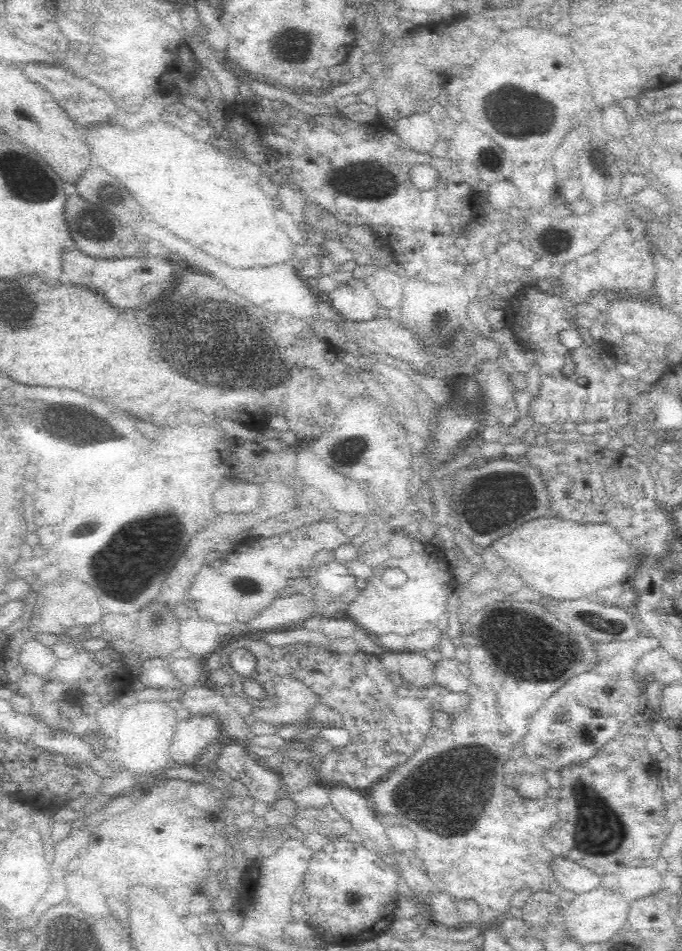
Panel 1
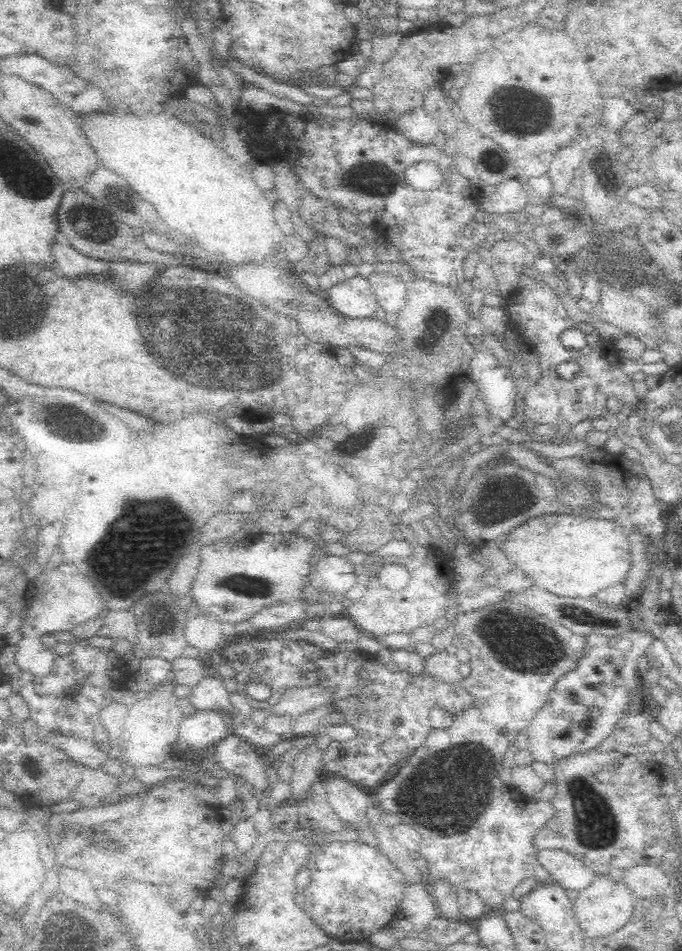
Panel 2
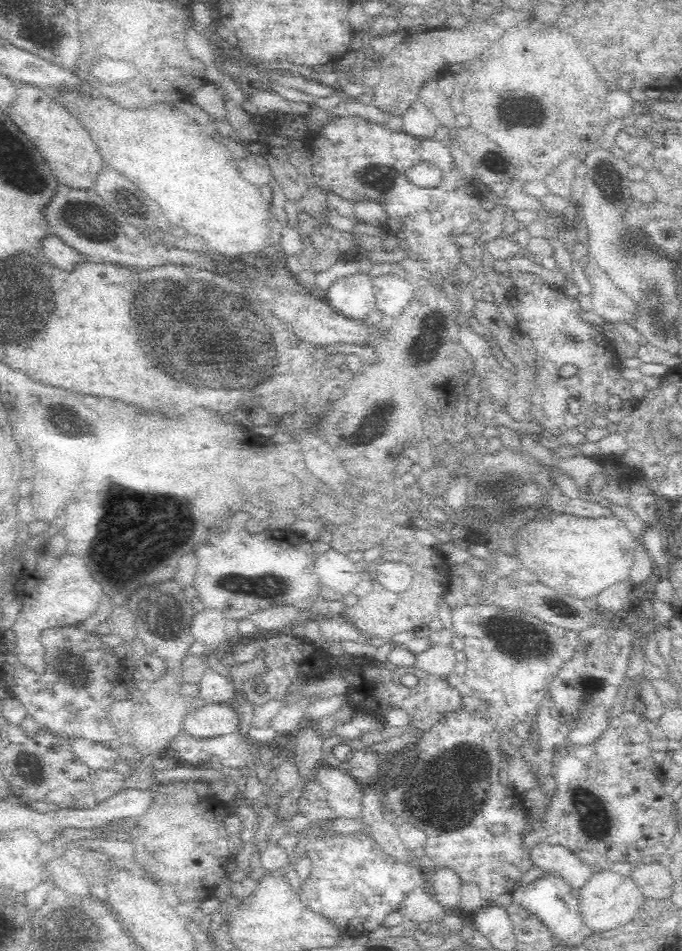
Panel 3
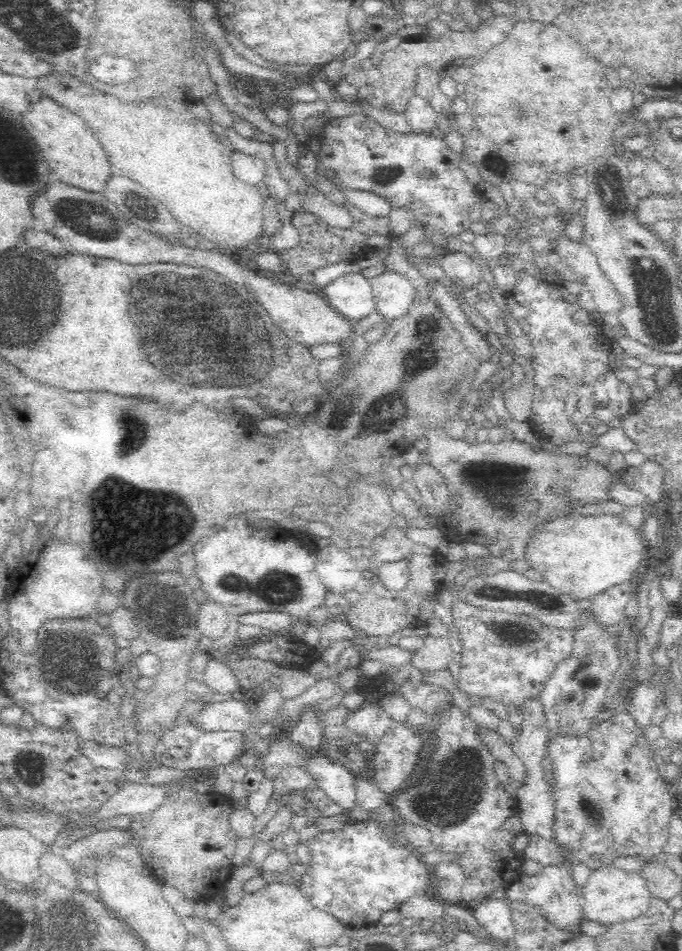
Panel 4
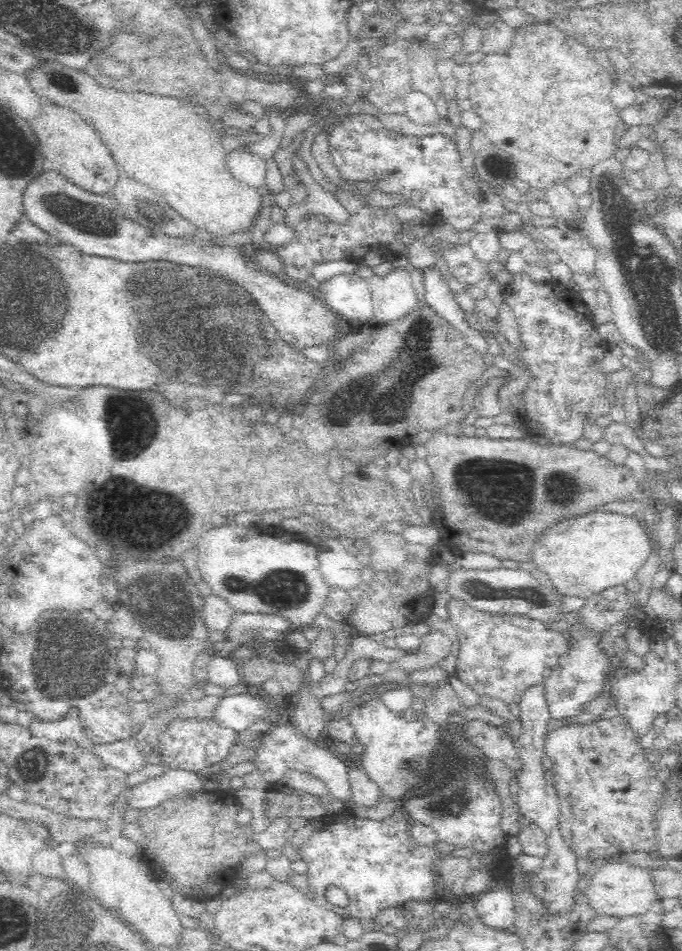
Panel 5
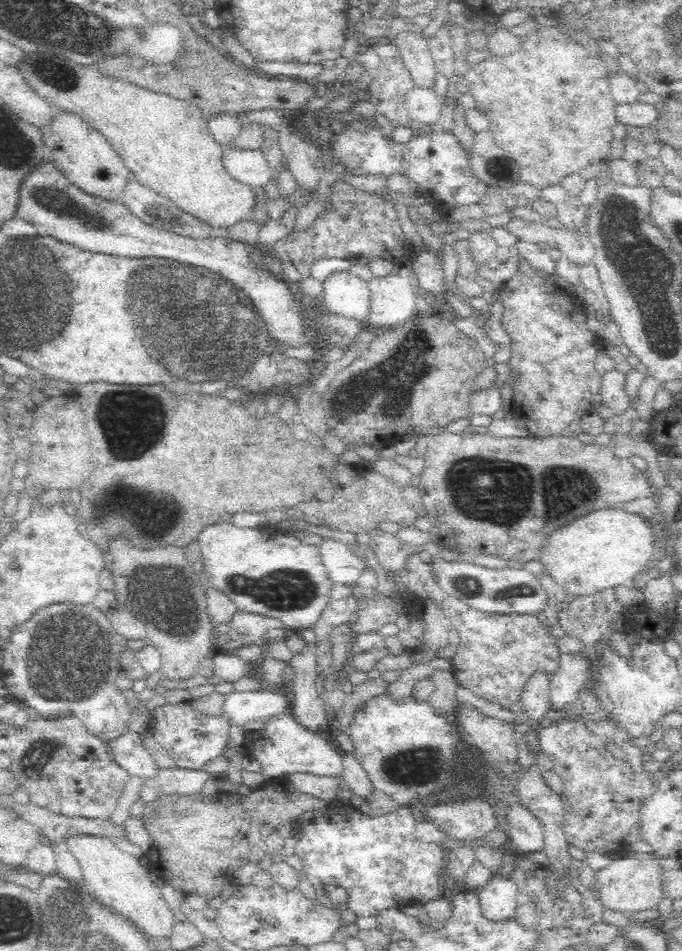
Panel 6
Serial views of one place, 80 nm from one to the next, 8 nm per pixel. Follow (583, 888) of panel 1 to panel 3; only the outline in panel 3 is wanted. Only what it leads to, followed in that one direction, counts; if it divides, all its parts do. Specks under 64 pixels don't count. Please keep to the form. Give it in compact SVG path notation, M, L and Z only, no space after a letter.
M538 846L538 850L532 850L532 856L538 868L554 872L570 888L582 888L592 876L592 870L586 864L582 864L568 848L560 850L550 846Z

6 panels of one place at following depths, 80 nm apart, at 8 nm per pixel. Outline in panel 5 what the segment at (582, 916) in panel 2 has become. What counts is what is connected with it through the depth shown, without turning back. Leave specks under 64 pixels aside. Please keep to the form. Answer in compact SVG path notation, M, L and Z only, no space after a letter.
M615 860L614 864L600 866L600 870L590 876L583 894L592 913L600 917L612 917L618 920L648 912L657 898L652 884L647 868L642 868L642 870L630 868L627 864Z

